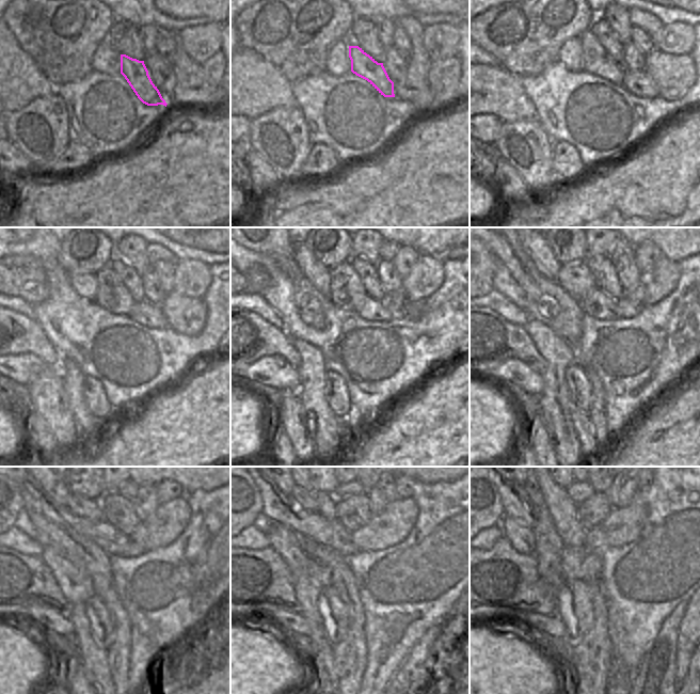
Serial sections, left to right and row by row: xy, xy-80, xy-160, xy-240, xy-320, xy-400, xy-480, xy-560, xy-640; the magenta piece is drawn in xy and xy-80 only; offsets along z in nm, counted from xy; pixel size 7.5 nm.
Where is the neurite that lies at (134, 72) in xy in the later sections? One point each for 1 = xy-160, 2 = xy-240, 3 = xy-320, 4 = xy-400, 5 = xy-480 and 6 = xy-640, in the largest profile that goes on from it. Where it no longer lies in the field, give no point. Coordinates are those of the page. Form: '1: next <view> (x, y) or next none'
1: next xy-160 (594, 59)
2: next xy-240 (112, 295)
3: next xy-320 (347, 292)
4: next xy-400 (577, 279)
5: next xy-480 (89, 508)
6: next xy-640 (530, 488)

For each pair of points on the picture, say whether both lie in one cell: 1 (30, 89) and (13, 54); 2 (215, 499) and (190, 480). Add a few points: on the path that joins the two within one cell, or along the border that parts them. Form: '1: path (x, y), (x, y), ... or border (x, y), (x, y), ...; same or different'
1: path (21, 80), (13, 72), (13, 63); same
2: border (219, 487), (208, 491), (194, 490), (187, 492); different

